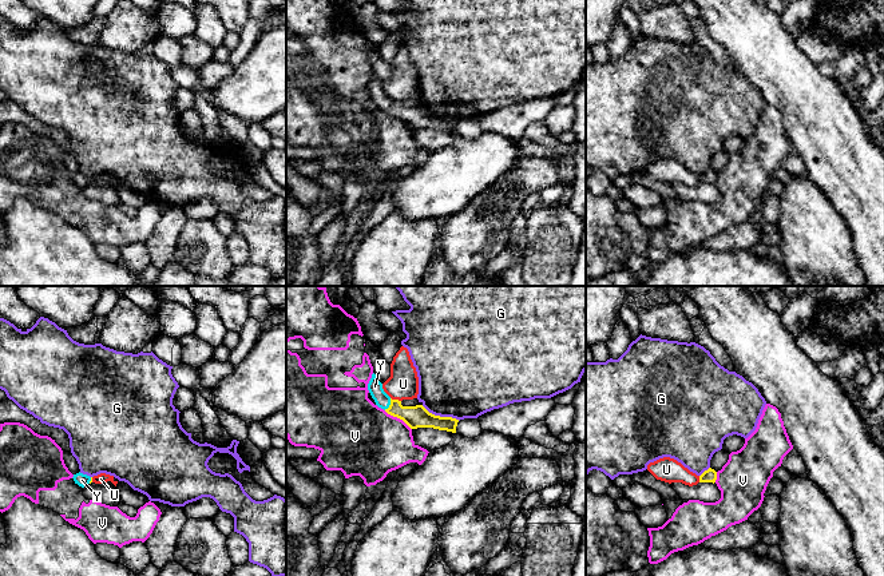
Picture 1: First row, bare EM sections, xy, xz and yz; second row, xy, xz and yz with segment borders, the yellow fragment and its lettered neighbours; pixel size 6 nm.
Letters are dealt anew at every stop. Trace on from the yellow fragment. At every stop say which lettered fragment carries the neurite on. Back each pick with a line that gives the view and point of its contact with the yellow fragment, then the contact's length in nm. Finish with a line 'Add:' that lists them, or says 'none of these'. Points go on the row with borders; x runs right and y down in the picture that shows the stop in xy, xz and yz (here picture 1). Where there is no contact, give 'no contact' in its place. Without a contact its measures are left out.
Y: meets yellow in xz at (389, 405); contact 80 nm long
Add: Y

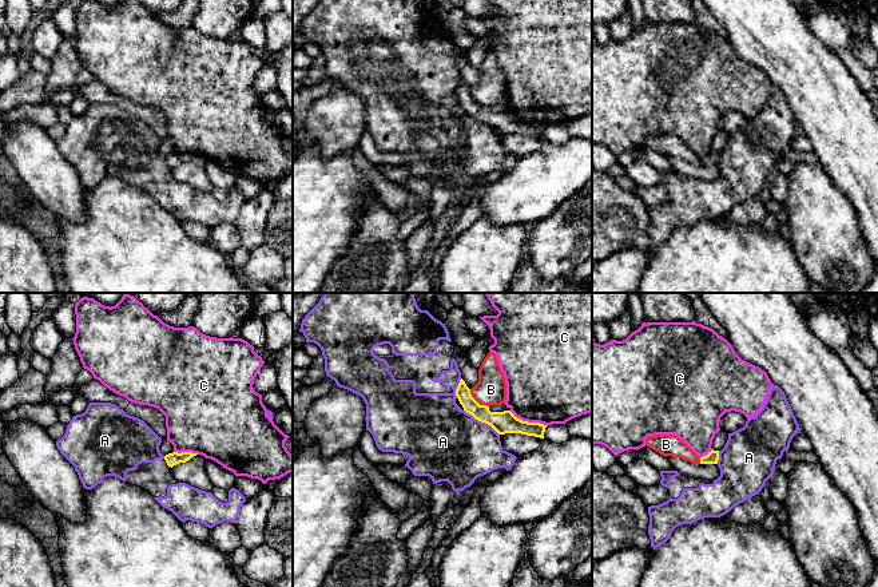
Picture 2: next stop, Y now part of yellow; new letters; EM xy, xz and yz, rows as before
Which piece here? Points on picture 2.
Add: none of these

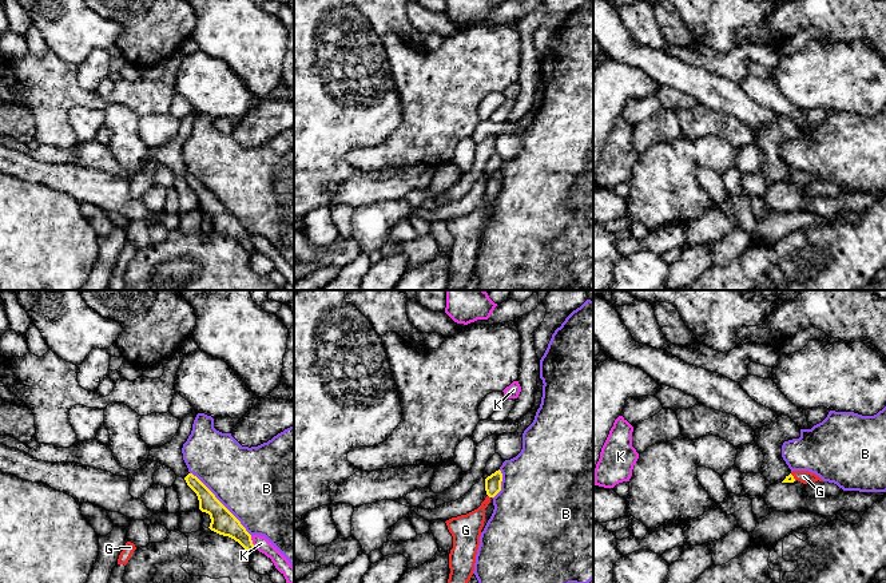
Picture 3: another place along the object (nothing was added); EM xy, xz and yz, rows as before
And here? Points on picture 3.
G: meets yellow in yz at (793, 476); contact 50 nm long
Add: G

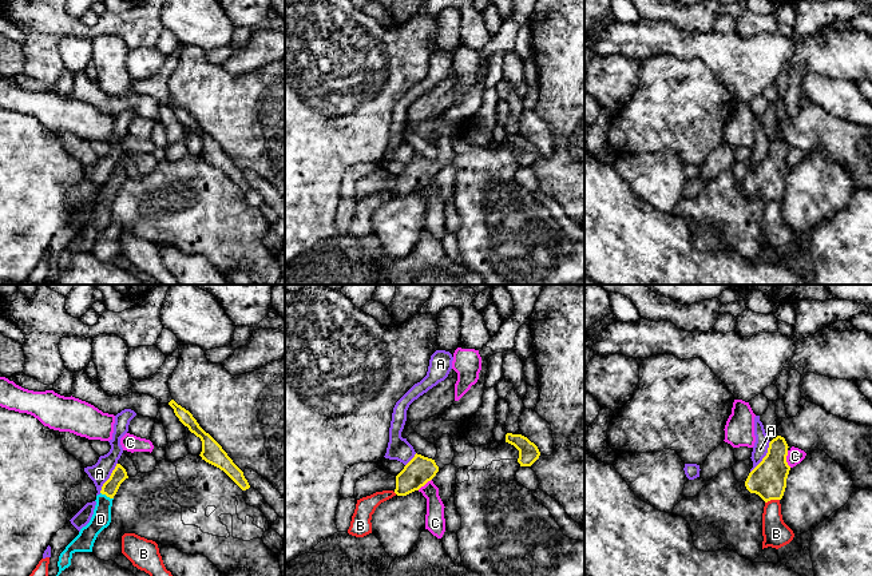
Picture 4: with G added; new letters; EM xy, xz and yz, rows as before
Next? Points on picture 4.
D: meets yellow in xy at (107, 496); contact 90 nm long
Add: D

